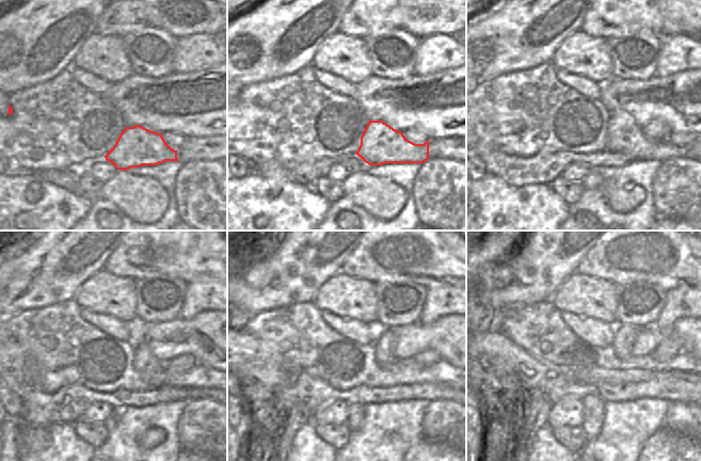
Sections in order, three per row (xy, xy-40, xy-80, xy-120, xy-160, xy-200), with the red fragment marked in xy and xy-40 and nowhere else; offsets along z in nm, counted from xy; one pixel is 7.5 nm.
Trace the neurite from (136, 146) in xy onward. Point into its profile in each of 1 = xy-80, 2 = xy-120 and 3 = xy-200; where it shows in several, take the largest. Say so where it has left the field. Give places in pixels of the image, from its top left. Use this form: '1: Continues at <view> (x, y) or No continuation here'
1: Continues at xy-80 (623, 134)
2: Continues at xy-120 (145, 363)
3: Continues at xy-200 (624, 335).

